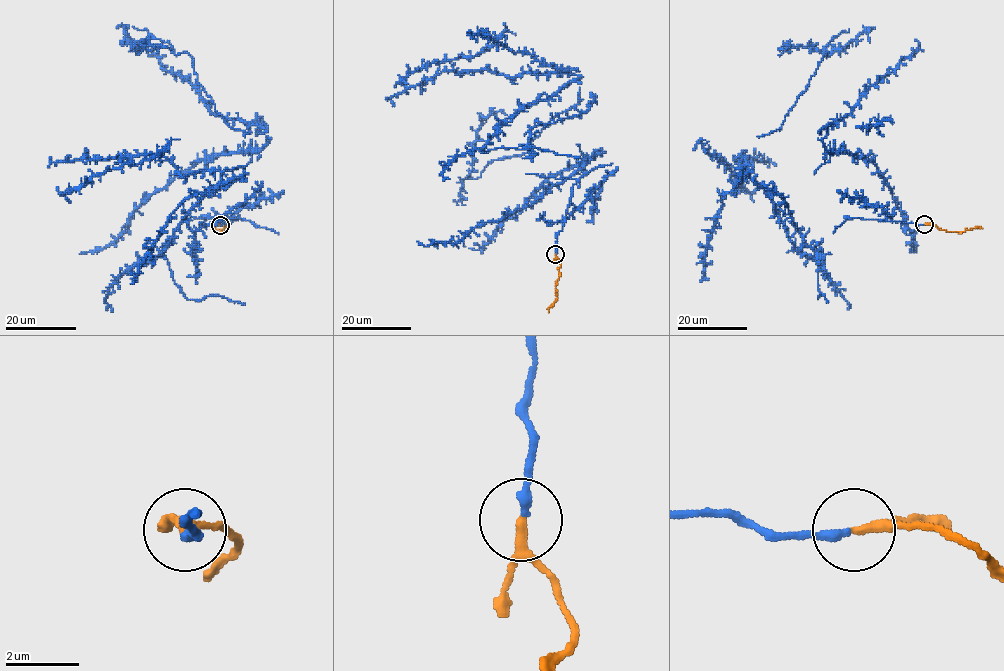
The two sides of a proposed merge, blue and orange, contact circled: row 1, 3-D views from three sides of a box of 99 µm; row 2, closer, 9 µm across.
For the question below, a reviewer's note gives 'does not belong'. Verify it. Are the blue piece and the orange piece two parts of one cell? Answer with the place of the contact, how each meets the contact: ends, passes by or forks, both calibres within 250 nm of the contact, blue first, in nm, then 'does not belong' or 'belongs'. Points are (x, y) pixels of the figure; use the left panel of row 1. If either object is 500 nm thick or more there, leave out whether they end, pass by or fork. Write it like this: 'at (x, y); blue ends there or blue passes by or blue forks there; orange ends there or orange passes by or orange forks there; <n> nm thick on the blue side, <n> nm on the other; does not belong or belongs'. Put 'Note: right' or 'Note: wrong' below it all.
at (220, 225); blue ends there; orange passes by; 240 nm thick on the blue side, 200 nm on the other; belongs
Note: wrong

